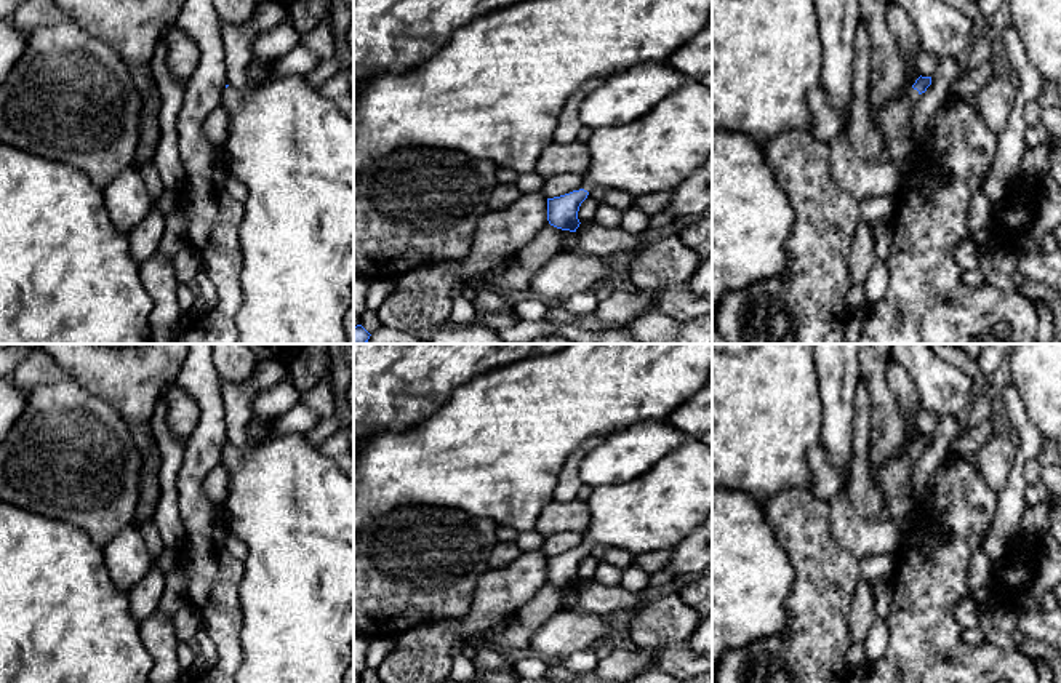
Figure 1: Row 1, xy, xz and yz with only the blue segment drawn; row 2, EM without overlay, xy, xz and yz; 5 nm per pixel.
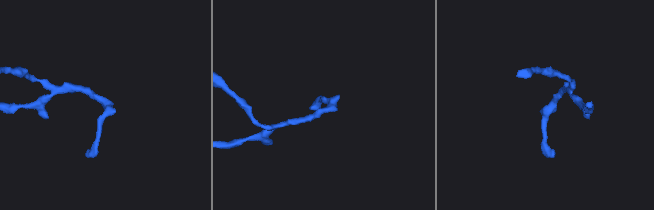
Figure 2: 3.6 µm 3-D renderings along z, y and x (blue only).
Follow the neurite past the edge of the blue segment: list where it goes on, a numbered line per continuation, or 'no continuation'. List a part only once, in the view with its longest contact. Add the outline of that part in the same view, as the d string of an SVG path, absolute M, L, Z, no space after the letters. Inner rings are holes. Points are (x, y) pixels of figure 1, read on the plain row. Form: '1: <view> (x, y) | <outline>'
1: yz (892, 480) | M903 446L895 459L872 469L872 481L883 502L882 513L904 534L911 529L917 507L917 497L909 496L909 478L917 459L917 448Z

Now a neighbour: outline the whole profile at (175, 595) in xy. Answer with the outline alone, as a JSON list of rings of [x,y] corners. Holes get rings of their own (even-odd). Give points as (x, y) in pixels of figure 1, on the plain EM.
[[[176,566],[165,574],[165,590],[160,597],[157,613],[173,619],[187,605],[190,605],[187,576],[181,566]]]

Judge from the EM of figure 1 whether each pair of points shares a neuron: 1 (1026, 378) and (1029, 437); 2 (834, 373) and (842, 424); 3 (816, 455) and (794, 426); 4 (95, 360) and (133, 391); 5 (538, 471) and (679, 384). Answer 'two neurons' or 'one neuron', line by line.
1: two neurons
2: one neuron
3: two neurons
4: one neuron
5: one neuron

